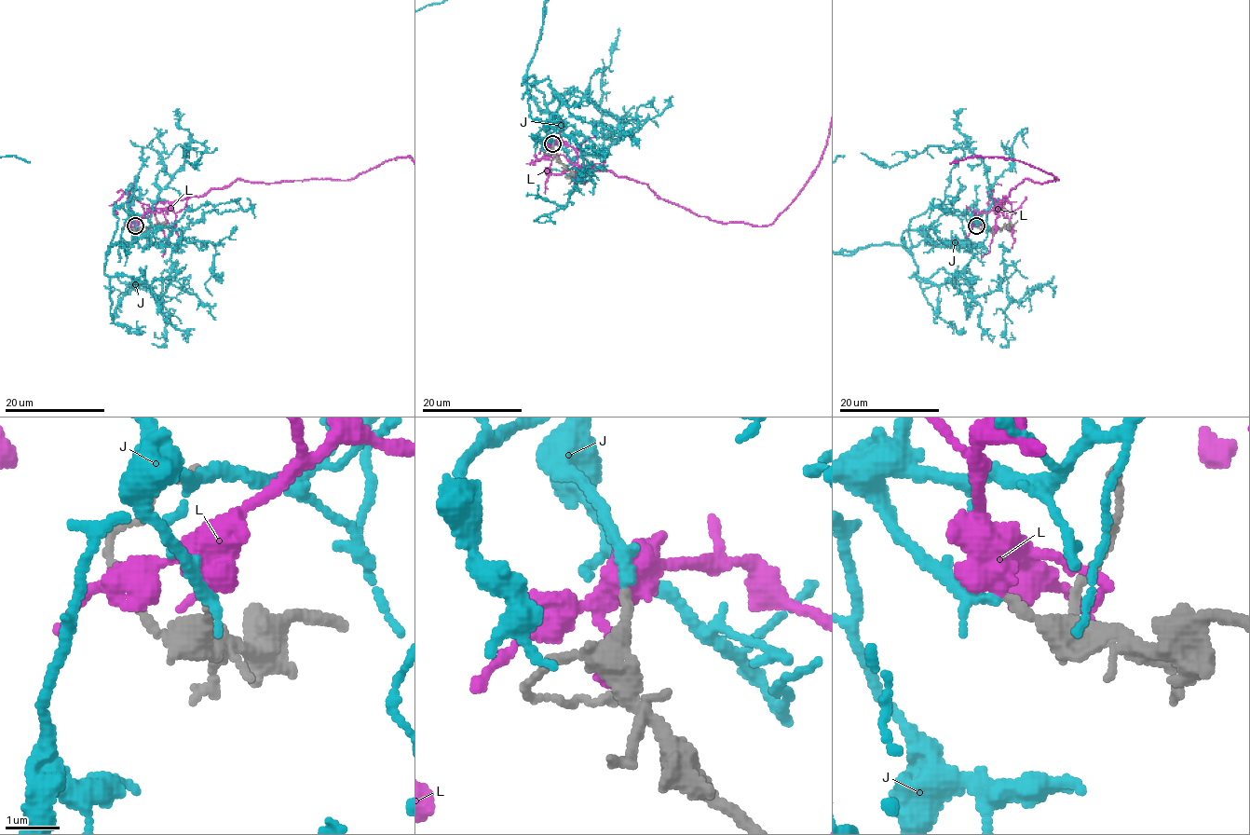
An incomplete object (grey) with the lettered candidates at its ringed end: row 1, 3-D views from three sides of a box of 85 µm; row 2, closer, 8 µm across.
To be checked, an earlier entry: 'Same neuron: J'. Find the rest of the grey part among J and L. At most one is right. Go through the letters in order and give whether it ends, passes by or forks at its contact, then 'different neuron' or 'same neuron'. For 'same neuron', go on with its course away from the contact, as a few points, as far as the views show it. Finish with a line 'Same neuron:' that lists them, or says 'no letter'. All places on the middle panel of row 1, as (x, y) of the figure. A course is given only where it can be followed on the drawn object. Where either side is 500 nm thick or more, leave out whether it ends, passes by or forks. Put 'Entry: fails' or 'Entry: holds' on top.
Entry: holds
J: it ends there; same neuron
L: it passes by; different neuron
Same neuron: J

